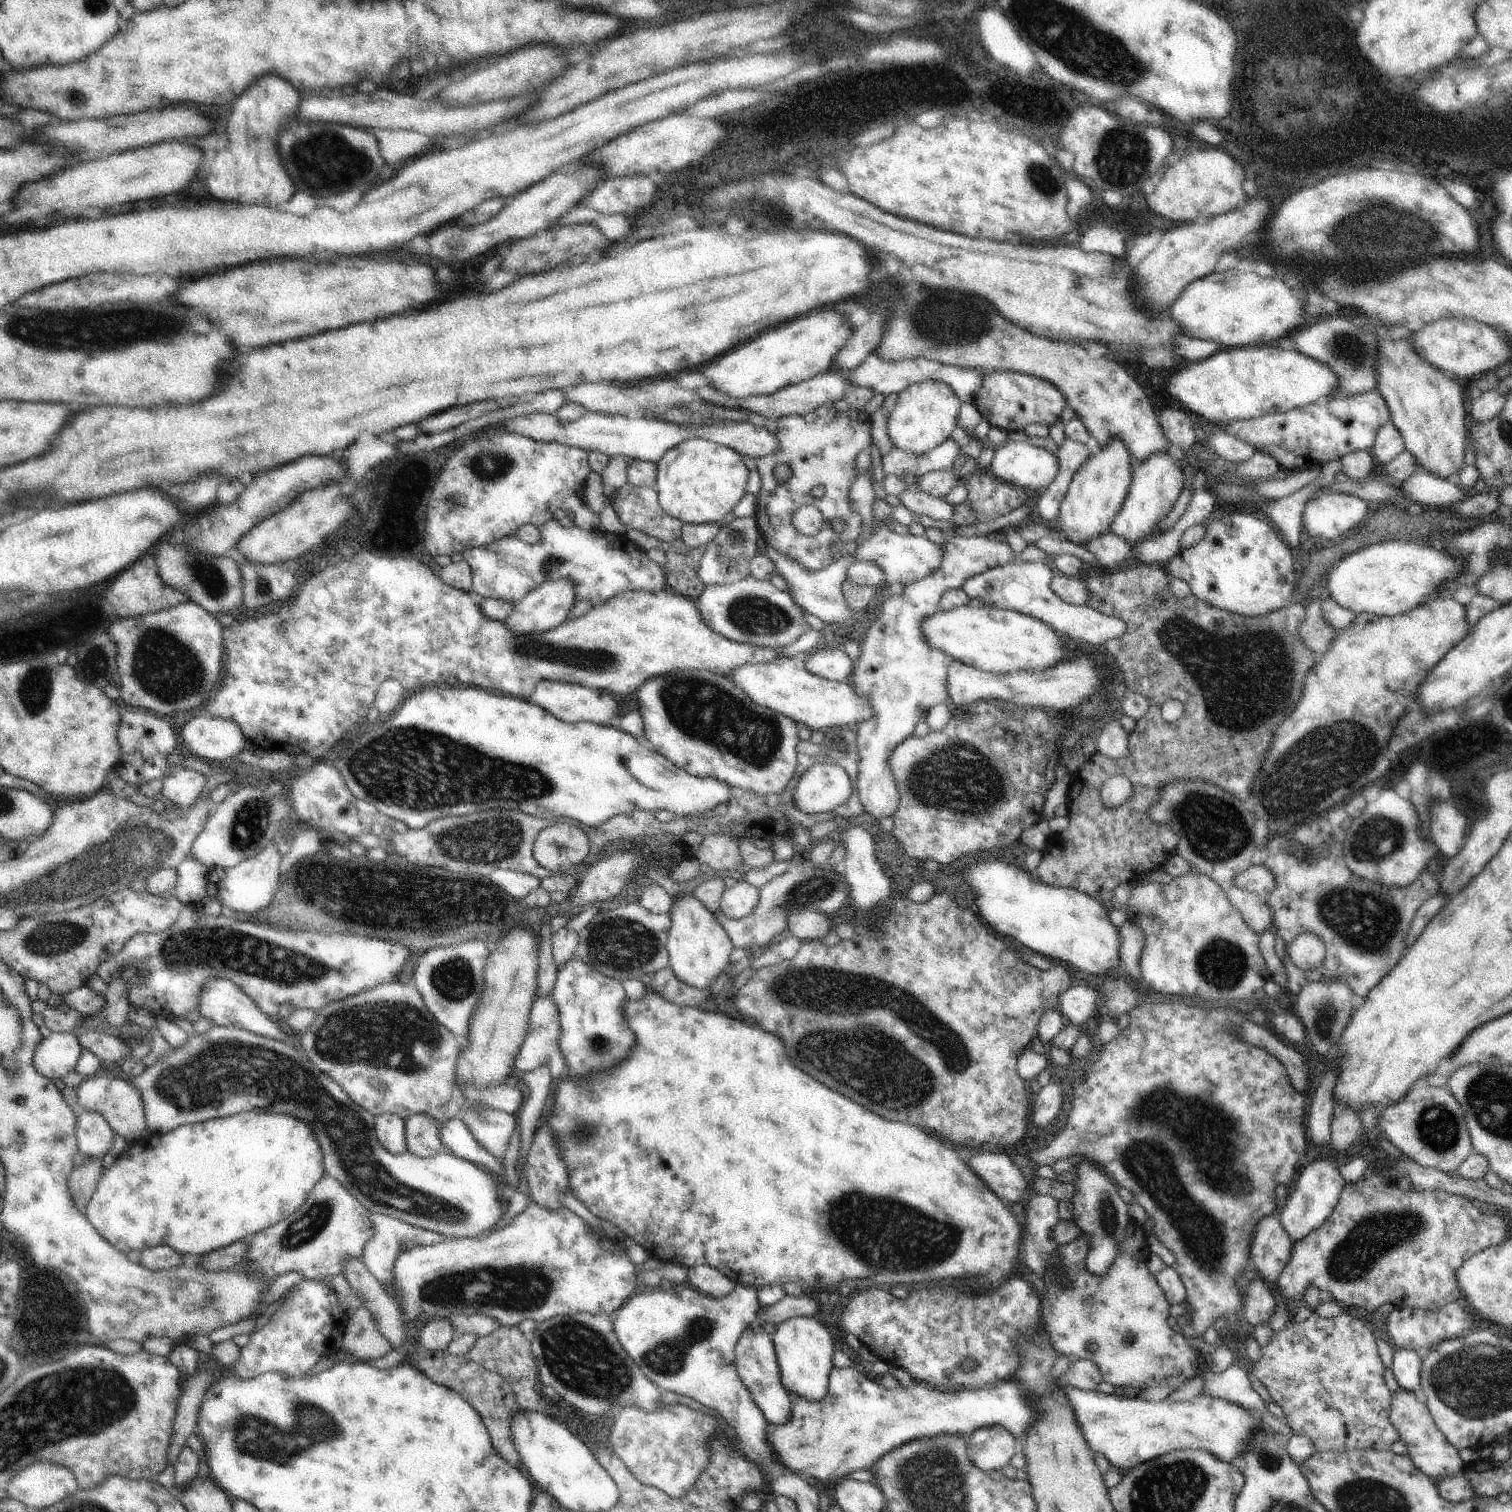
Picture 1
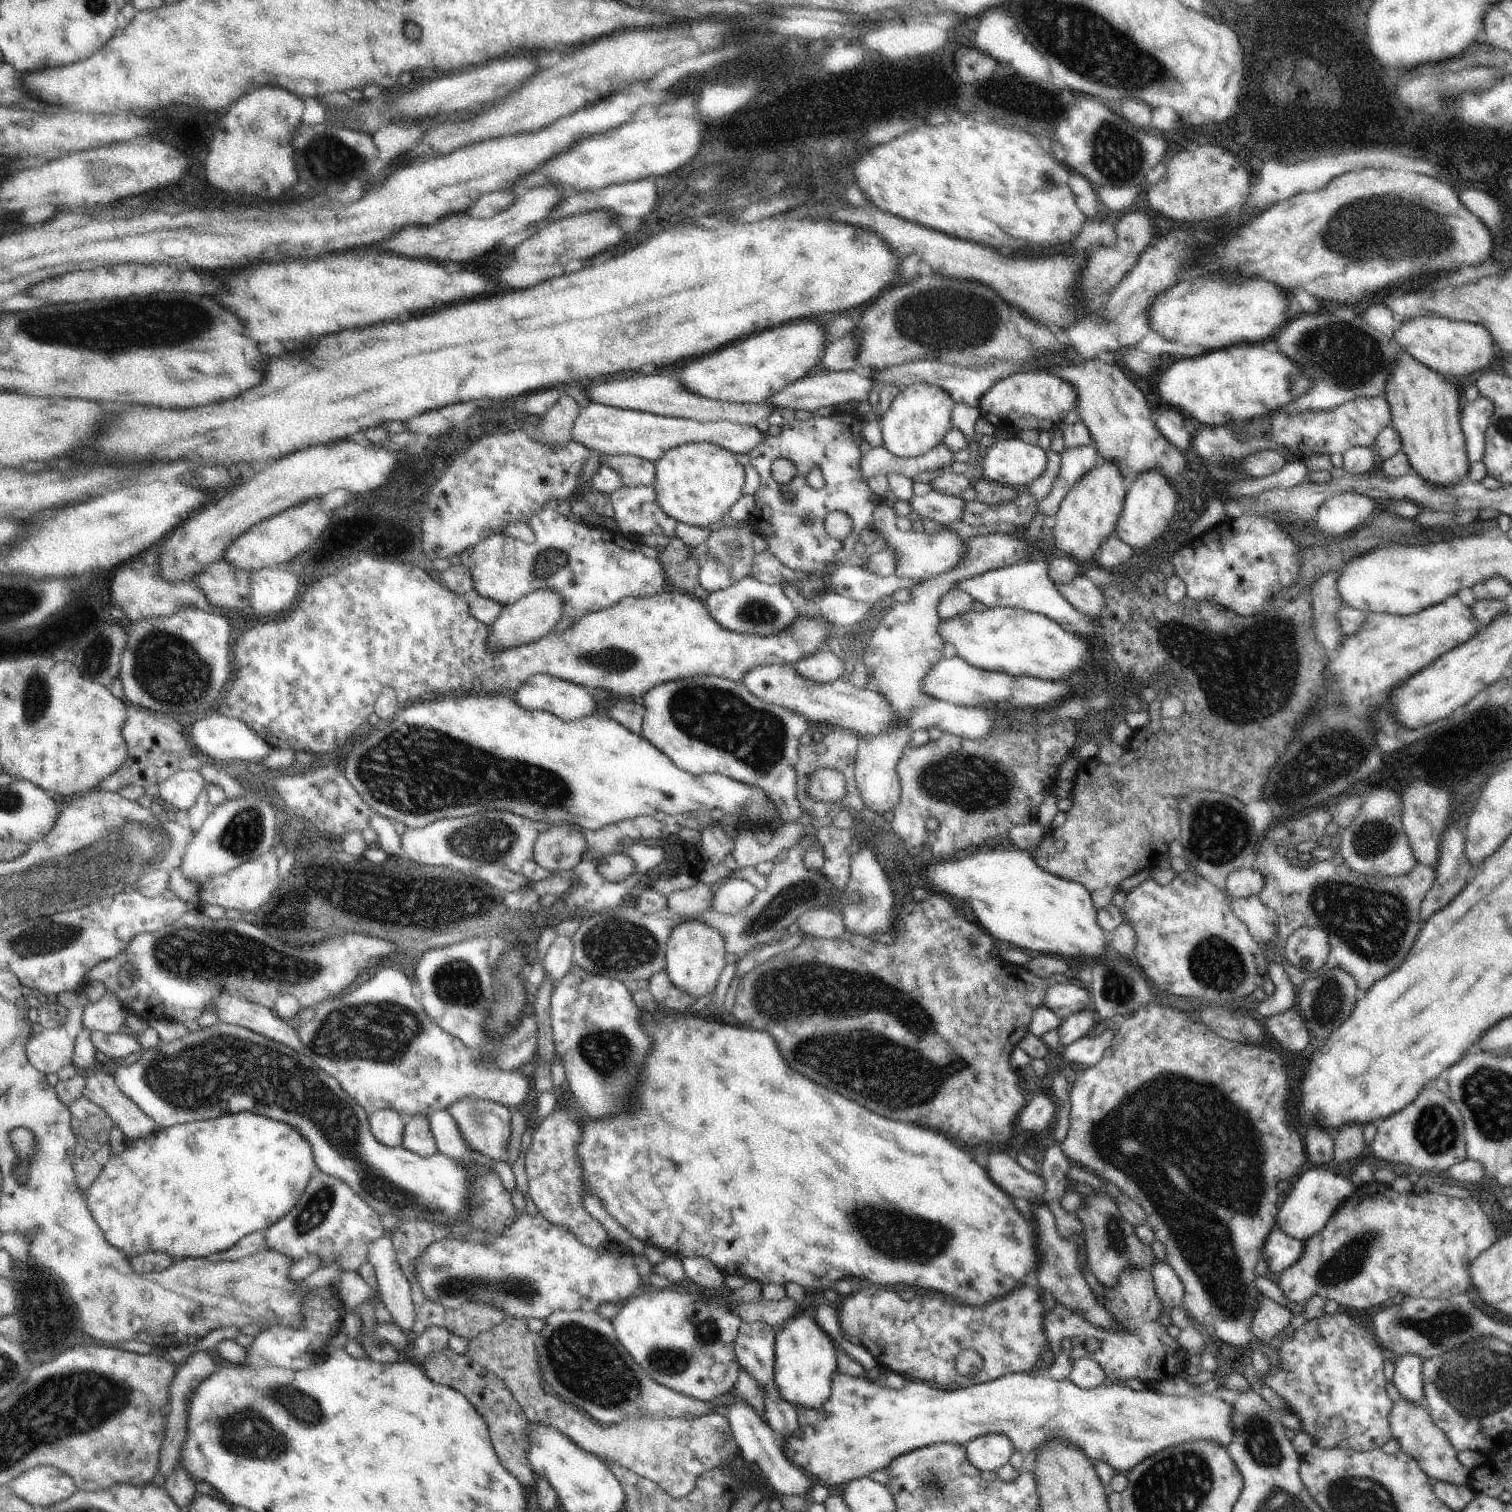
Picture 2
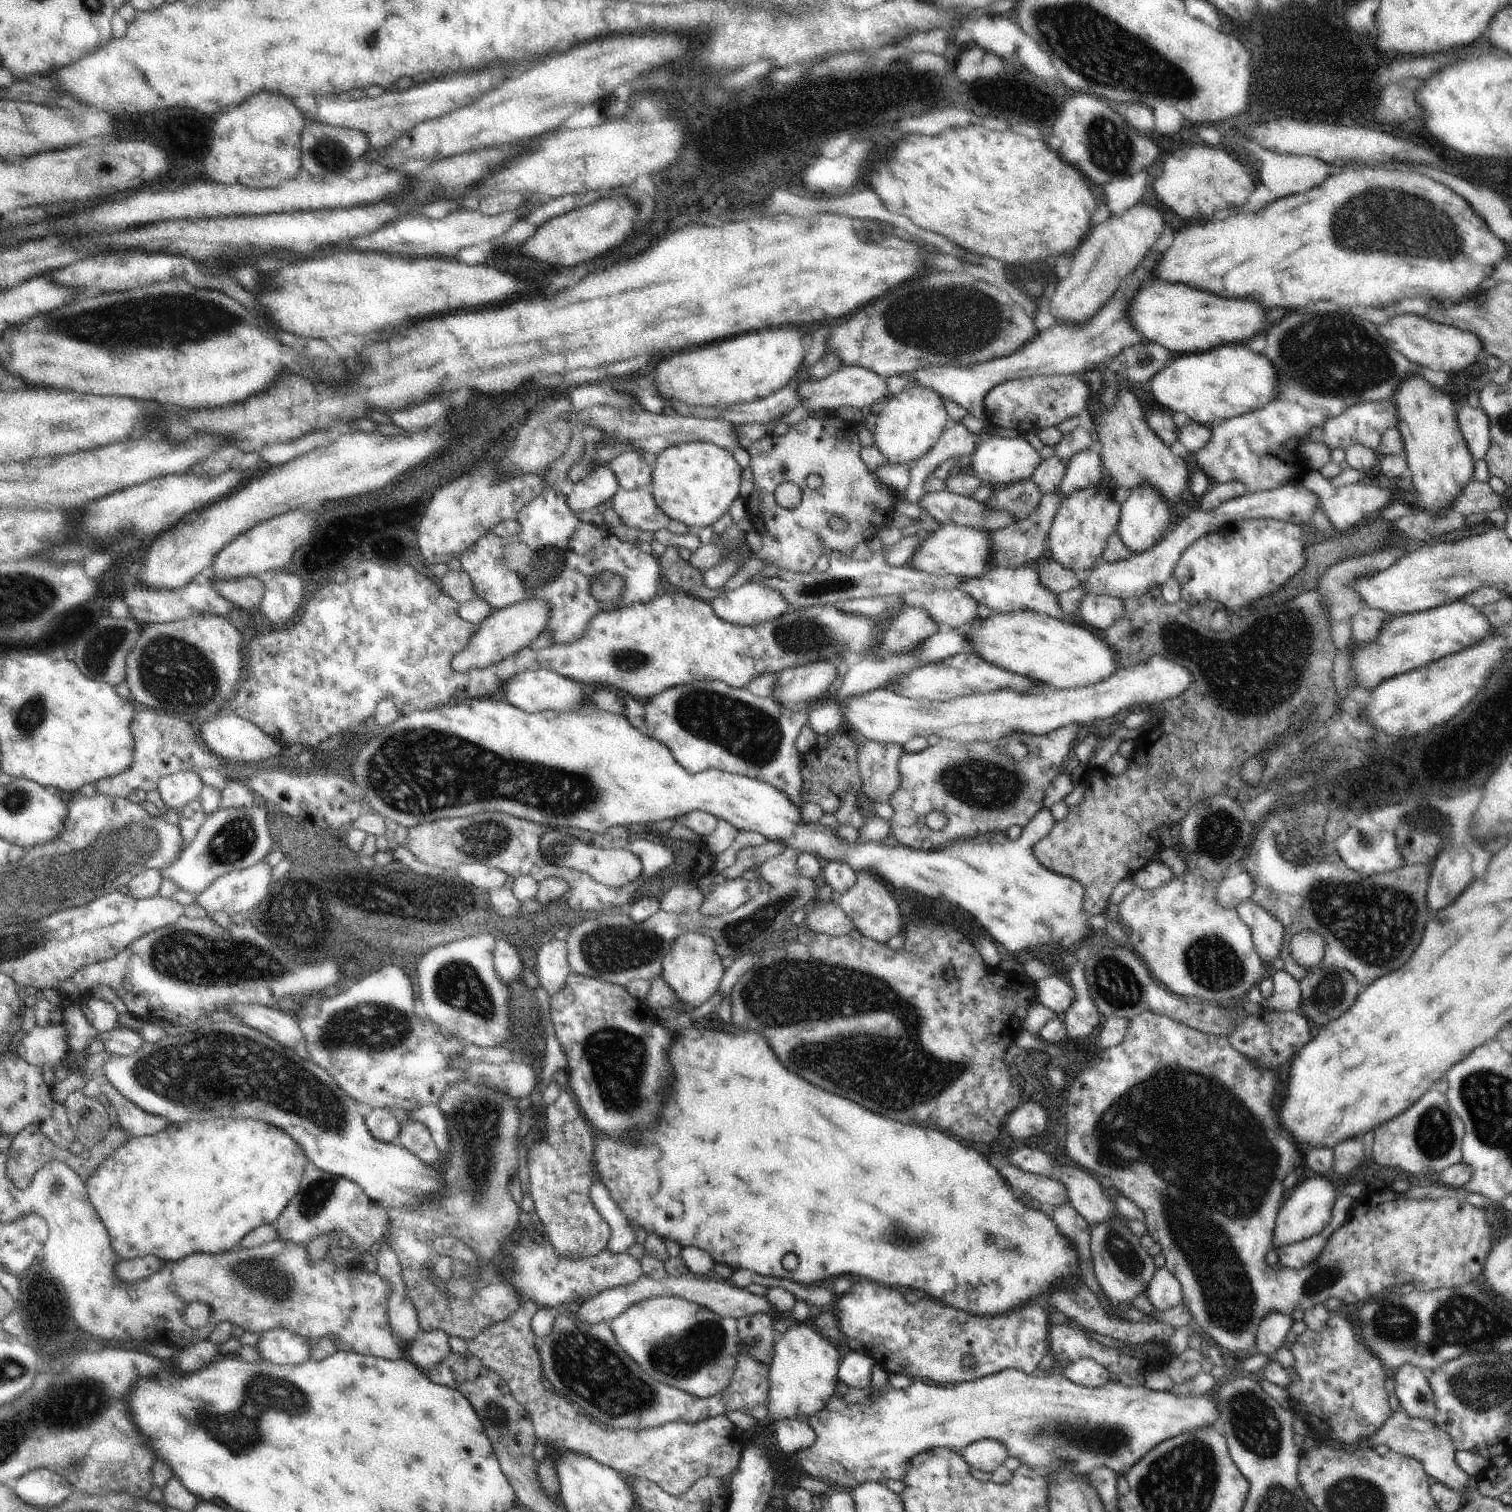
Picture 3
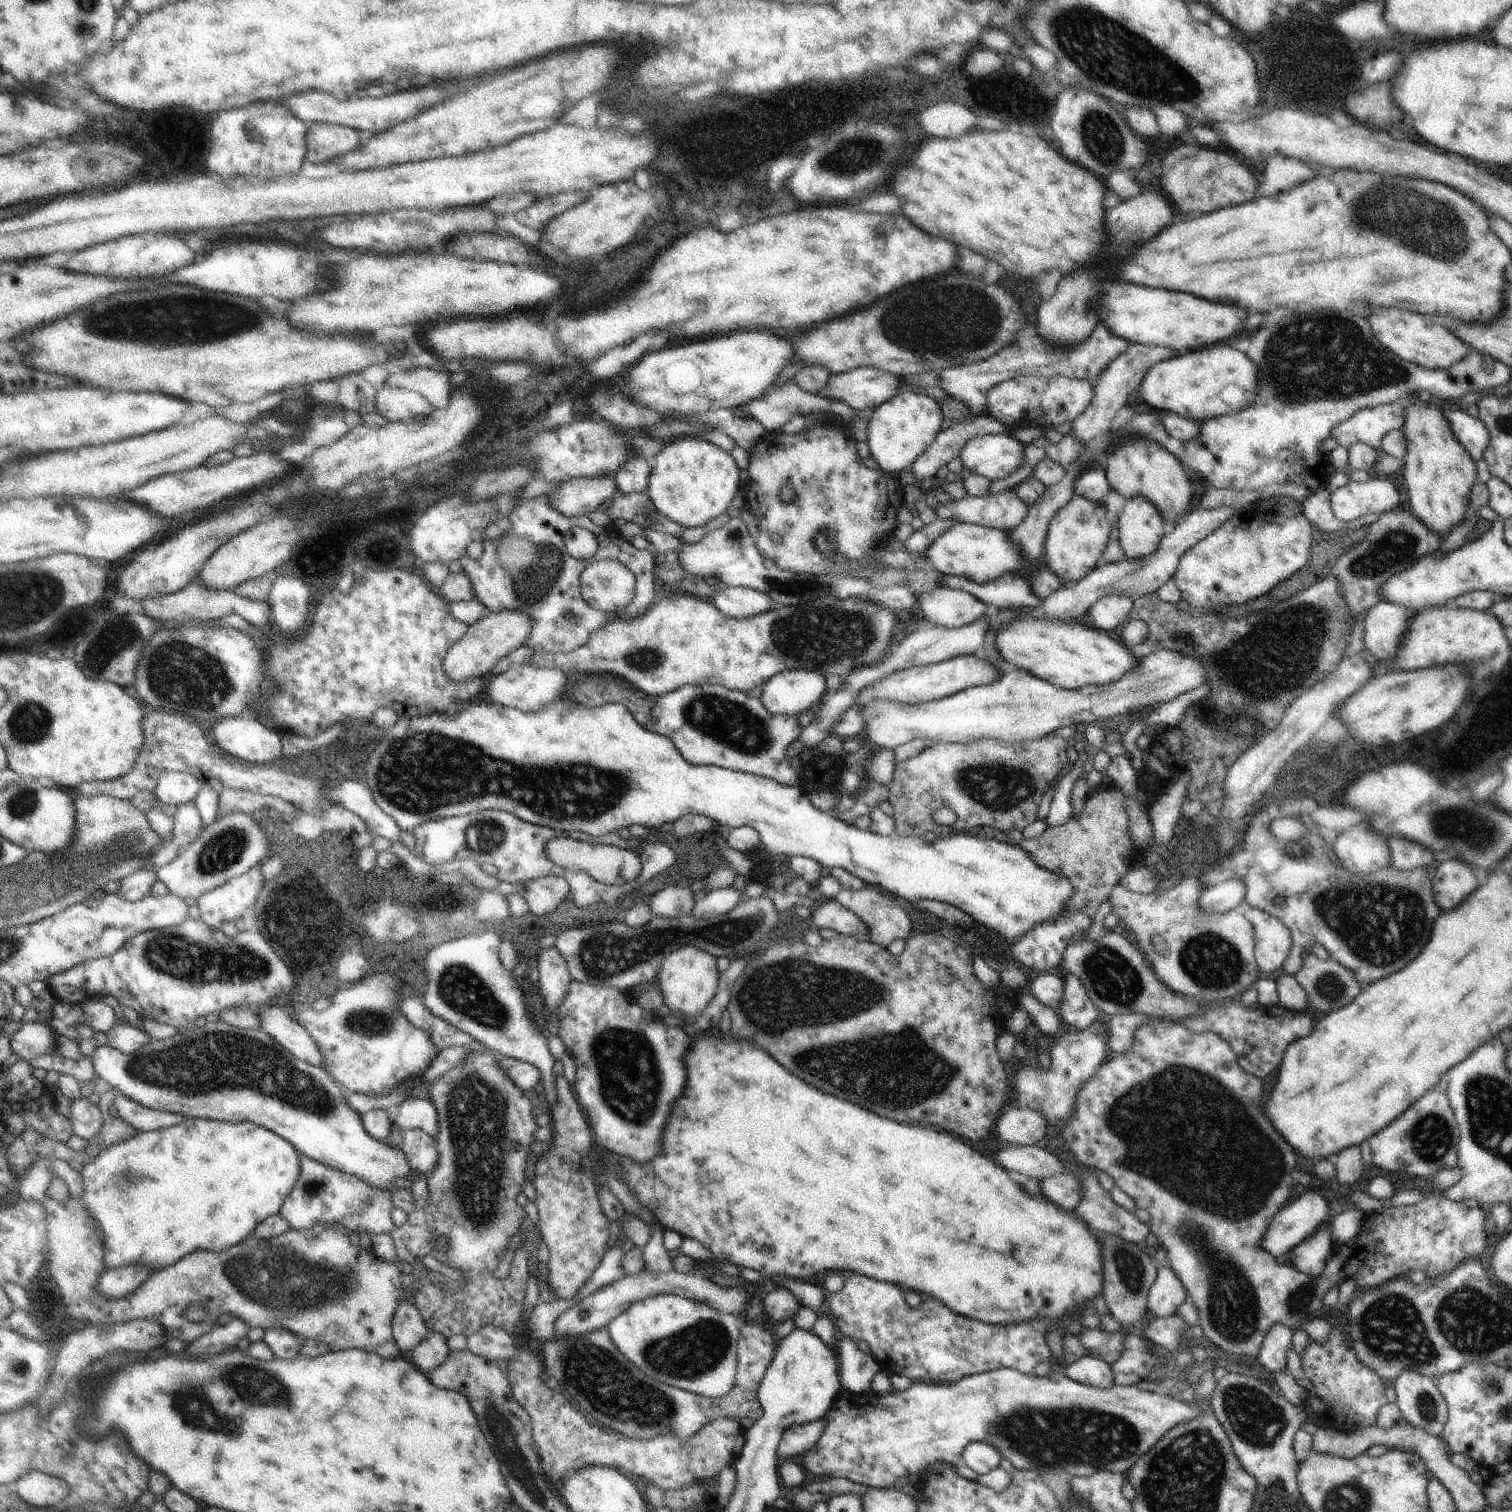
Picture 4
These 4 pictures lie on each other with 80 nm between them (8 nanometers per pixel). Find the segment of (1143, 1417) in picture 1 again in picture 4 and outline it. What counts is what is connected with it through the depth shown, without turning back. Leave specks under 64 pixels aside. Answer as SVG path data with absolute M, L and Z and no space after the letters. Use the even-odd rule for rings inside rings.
M1001 1368L986 1371L985 1373L976 1373L962 1378L955 1383L949 1384L931 1384L915 1381L911 1388L905 1391L892 1390L883 1396L877 1395L874 1391L865 1393L851 1393L847 1390L840 1390L833 1405L823 1414L819 1420L825 1421L825 1427L822 1431L820 1440L804 1453L804 1468L812 1477L834 1477L848 1478L858 1484L877 1489L892 1489L897 1480L918 1475L926 1467L934 1467L940 1463L960 1463L960 1456L965 1446L980 1441L992 1443L1002 1453L1002 1458L1007 1458L1016 1468L1016 1470L1033 1470L1040 1472L1044 1476L1048 1474L1072 1474L1074 1477L1089 1477L1099 1470L1109 1470L1113 1473L1126 1475L1129 1470L1142 1458L1160 1439L1164 1438L1175 1426L1186 1423L1202 1417L1202 1410L1197 1406L1197 1402L1187 1403L1182 1401L1179 1396L1173 1397L1169 1394L1160 1394L1140 1389L1134 1385L1116 1385L1115 1383L1107 1389L1099 1389L1093 1386L1083 1385L1066 1375L1060 1373L1050 1373L1045 1377L1029 1377L1023 1372L1013 1368Z

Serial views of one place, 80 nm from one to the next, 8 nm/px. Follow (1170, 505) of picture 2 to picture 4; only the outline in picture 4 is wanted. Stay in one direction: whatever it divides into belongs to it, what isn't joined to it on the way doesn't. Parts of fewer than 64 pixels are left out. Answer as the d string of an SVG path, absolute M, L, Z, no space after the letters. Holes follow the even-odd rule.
M1136 495L1126 500L1116 522L1119 526L1119 541L1128 559L1147 557L1160 544L1164 534L1164 519L1160 509L1149 498Z

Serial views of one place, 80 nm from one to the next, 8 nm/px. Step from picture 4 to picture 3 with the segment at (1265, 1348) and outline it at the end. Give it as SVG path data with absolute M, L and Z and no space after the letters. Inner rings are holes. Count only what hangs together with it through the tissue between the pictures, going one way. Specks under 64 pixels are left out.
M1271 1310L1259 1322L1254 1351L1274 1354L1278 1348L1287 1346L1292 1340L1290 1334L1292 1324L1294 1320L1289 1314Z

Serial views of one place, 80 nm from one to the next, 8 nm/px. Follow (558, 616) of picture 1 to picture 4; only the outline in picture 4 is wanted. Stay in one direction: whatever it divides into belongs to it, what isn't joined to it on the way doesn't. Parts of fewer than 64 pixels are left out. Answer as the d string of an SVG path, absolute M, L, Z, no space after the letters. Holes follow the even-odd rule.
M502 609L497 613L488 612L478 622L468 627L466 634L458 641L448 652L442 661L444 672L453 681L467 681L476 677L492 675L491 670L510 652L518 650L520 646L524 645L531 632L533 631L533 618L526 611L519 611L514 609Z

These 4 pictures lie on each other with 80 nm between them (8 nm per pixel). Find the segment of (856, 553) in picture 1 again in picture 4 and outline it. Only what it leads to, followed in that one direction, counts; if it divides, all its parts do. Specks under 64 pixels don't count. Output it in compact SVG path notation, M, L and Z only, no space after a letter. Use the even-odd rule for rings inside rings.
M956 523L947 528L923 555L942 575L962 577L977 583L994 581L1004 573L1016 573L1023 562L1010 532L968 523Z

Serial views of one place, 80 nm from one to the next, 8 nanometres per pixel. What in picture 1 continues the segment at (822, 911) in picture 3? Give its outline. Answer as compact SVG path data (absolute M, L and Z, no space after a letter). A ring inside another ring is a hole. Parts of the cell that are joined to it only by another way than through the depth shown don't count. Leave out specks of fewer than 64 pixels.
M796 911L788 916L788 932L799 941L822 941L832 924L824 913L816 911Z

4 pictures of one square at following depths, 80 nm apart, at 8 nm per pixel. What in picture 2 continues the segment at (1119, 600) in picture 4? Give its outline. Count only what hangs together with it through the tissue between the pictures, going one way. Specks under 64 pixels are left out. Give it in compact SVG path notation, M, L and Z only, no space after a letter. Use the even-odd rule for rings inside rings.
M1085 572L1069 583L1055 584L1056 590L1065 598L1076 610L1082 614L1097 616L1104 609L1105 600L1101 590L1093 583L1090 576Z

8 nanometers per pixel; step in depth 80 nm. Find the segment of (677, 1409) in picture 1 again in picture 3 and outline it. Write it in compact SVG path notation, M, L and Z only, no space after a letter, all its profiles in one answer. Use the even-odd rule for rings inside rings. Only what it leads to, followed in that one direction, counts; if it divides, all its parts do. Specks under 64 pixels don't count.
M532 1304L520 1305L505 1321L496 1323L482 1329L476 1338L467 1341L467 1351L486 1365L490 1370L496 1371L504 1382L510 1387L514 1398L527 1410L535 1428L537 1440L551 1446L551 1456L540 1462L539 1477L543 1491L548 1498L559 1500L559 1482L553 1472L552 1461L555 1457L554 1449L568 1449L589 1456L592 1460L609 1466L626 1476L642 1477L655 1482L669 1495L685 1495L692 1485L701 1476L725 1477L729 1479L737 1470L744 1449L743 1432L728 1419L726 1414L712 1418L705 1418L696 1424L686 1424L672 1421L662 1426L653 1426L645 1429L612 1429L590 1418L566 1397L552 1390L544 1388L543 1370L539 1352L537 1351L537 1338L531 1329L531 1320L535 1313Z

